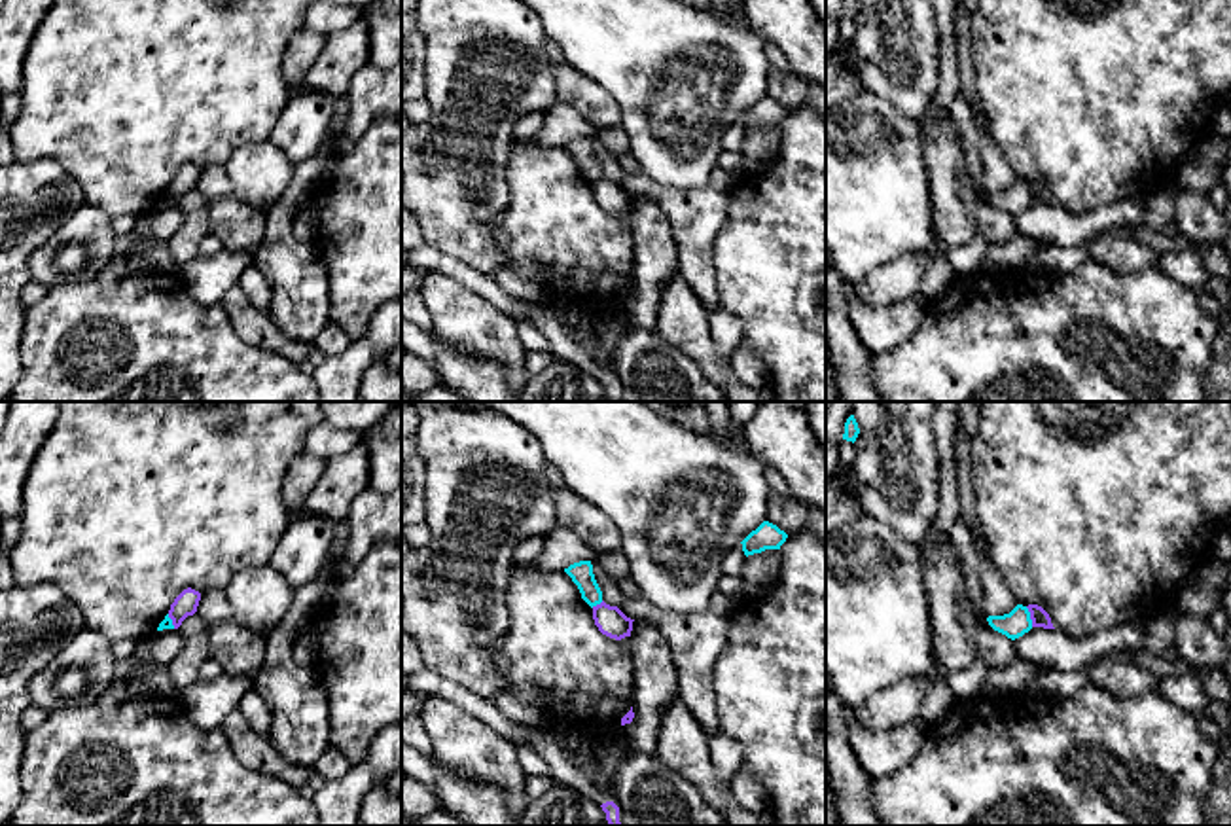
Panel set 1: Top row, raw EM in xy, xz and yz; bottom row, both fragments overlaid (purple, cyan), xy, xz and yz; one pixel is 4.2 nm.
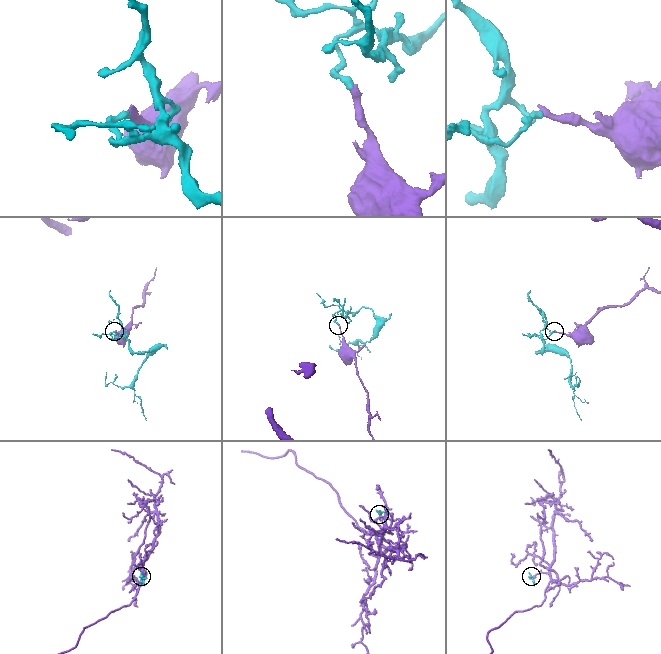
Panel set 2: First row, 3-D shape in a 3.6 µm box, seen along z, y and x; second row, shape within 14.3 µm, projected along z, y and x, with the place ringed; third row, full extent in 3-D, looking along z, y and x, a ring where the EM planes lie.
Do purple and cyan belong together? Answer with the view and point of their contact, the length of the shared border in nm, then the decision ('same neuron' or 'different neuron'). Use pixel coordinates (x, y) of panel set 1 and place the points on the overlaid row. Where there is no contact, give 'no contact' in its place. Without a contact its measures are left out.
yz (1031, 616) | 90 nm | different neuron

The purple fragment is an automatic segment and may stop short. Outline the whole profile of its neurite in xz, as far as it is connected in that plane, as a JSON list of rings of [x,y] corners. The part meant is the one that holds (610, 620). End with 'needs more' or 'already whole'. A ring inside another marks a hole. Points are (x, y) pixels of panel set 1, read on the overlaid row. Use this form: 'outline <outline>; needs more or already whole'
outline [[[604,601],[593,606],[593,620],[602,635],[616,640],[631,637],[634,621],[627,618],[617,606],[610,606]]]; already whole

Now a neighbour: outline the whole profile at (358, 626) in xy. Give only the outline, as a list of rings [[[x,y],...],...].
[[[339,525],[330,546],[333,576],[311,623],[318,635],[314,667],[330,703],[330,745],[339,748],[350,763],[360,763],[384,727],[401,724],[401,549],[396,540],[379,540],[362,561],[348,563],[347,542],[348,527]]]

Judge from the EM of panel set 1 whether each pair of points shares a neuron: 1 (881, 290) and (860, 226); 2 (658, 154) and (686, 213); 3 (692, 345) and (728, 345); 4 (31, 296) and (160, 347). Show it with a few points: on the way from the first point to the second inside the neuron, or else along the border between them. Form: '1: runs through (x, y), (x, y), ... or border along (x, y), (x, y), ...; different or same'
1: border along (917, 252), (908, 252), (872, 269), (856, 285); different
2: border along (709, 184), (654, 188); different
3: border along (709, 311), (711, 338), (716, 353), (728, 364); different
4: border along (50, 288), (27, 307); different

